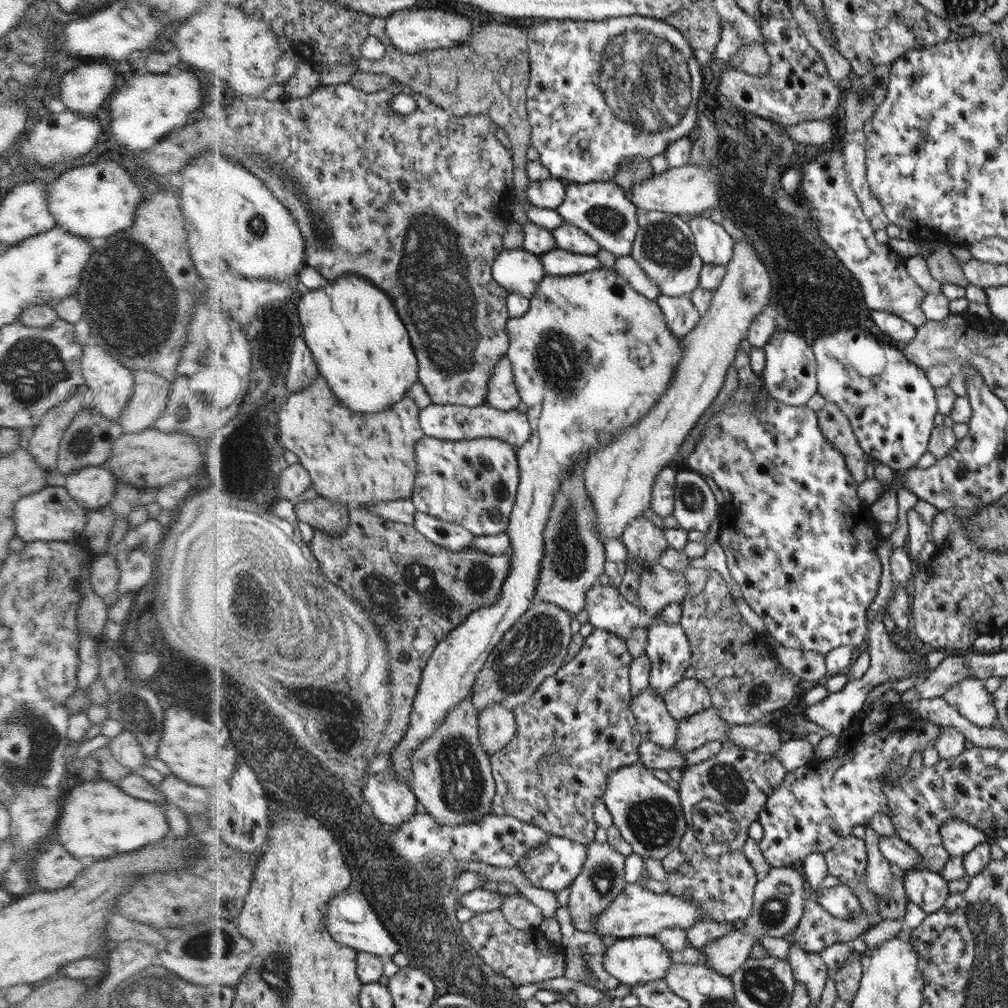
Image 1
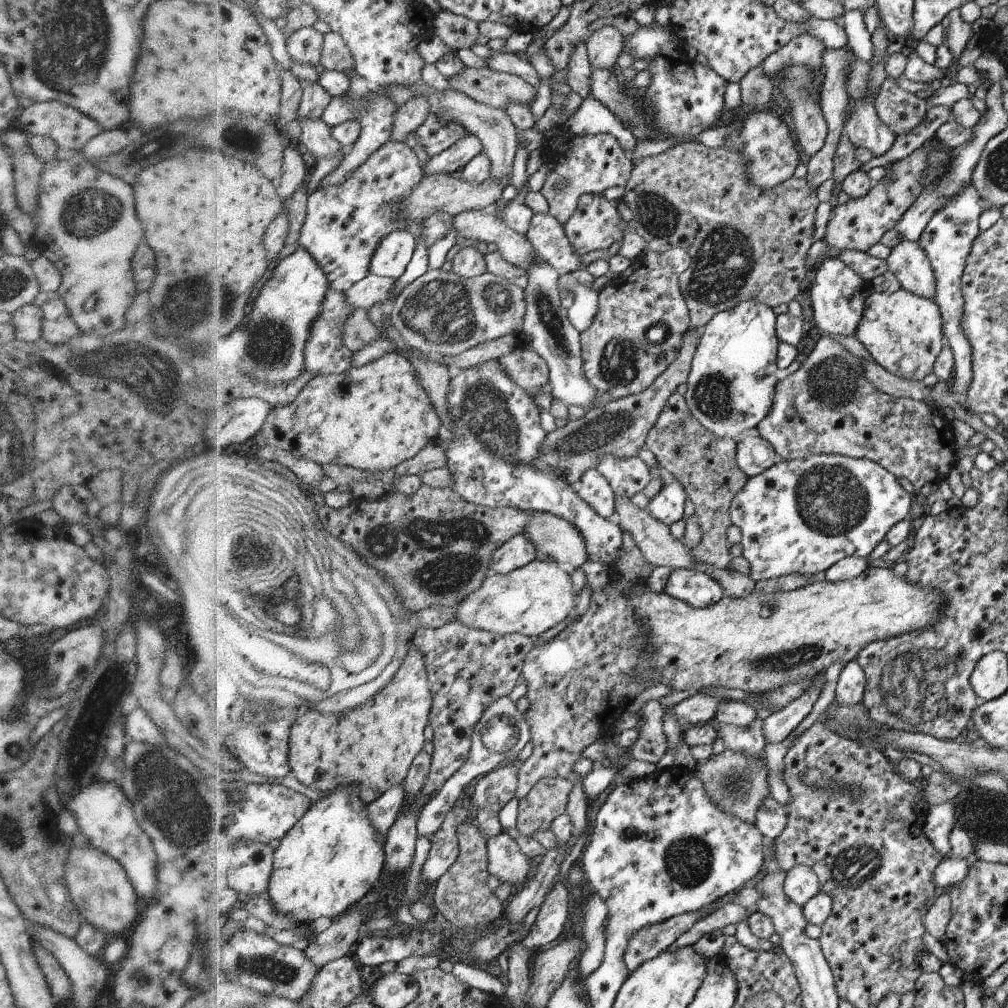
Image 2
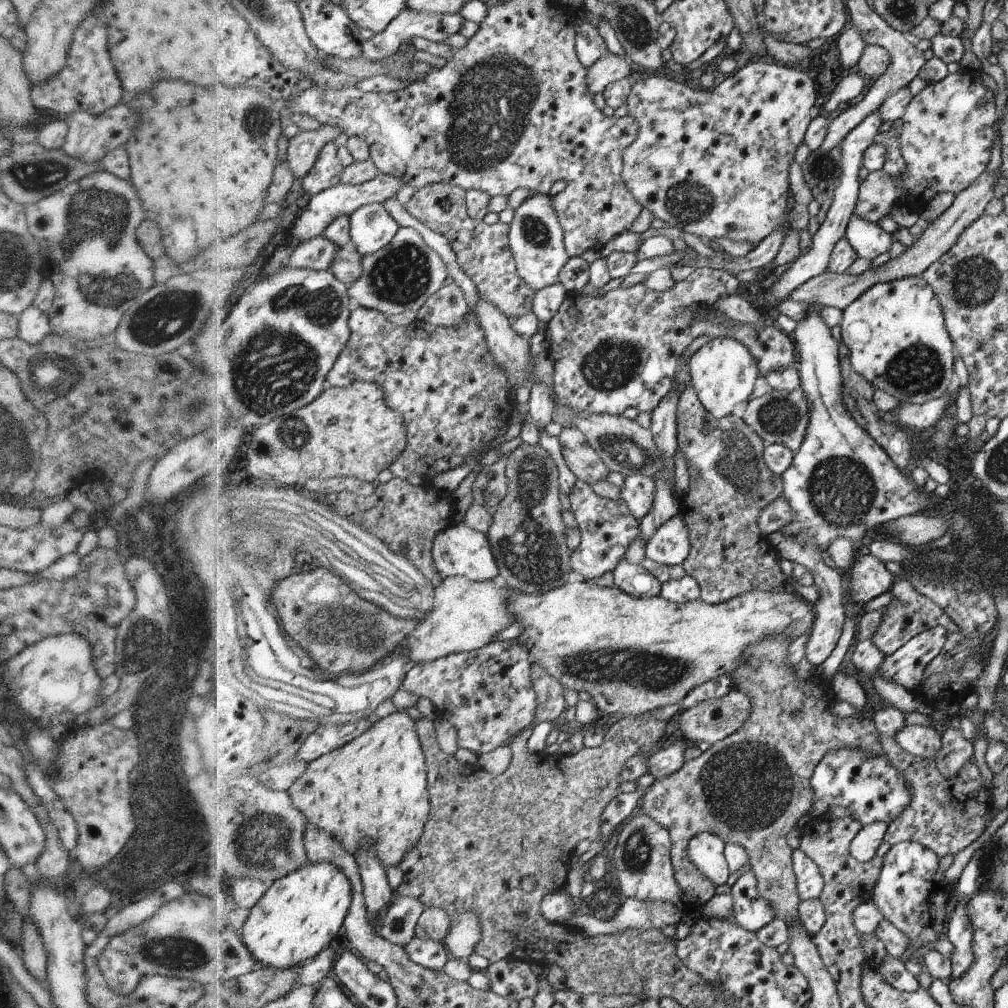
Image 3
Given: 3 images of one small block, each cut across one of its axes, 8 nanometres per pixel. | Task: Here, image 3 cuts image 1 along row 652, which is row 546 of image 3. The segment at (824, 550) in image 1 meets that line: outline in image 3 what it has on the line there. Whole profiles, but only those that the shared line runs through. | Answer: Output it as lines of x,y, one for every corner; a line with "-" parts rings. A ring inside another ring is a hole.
816,305
807,309
807,317
799,320
794,331
794,344
798,348
796,369
801,380
803,396
807,399
810,420
807,422
806,440
802,448
794,455
793,464
781,476
783,478
784,494
794,509
795,518
790,524
780,528
785,538
794,537
801,543
816,543
819,549
827,552
828,545
839,536
845,536
855,545
866,532
872,532
887,522
898,517
916,513
934,514
942,499
936,500
936,494
930,496
917,485
913,479
906,478
890,456
876,444
876,440
850,416
850,412
842,402
842,374
838,360
838,344
832,338
831,328
827,325
819,311
824,308

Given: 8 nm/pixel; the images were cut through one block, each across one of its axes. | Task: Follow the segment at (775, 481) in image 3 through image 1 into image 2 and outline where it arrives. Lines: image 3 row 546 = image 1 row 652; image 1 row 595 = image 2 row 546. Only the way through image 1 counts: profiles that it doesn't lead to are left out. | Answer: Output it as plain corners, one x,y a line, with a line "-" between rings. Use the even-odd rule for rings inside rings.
675,392
668,398
666,408
647,435
645,448
652,451
662,470
672,473
688,488
690,498
694,500
695,516
698,518
703,536
700,545
690,549
691,554
697,561
726,569
730,558
733,558
730,556
730,544
726,535
730,527
730,507
749,480
735,462
739,443
735,440
717,438
703,428
690,413
684,396

